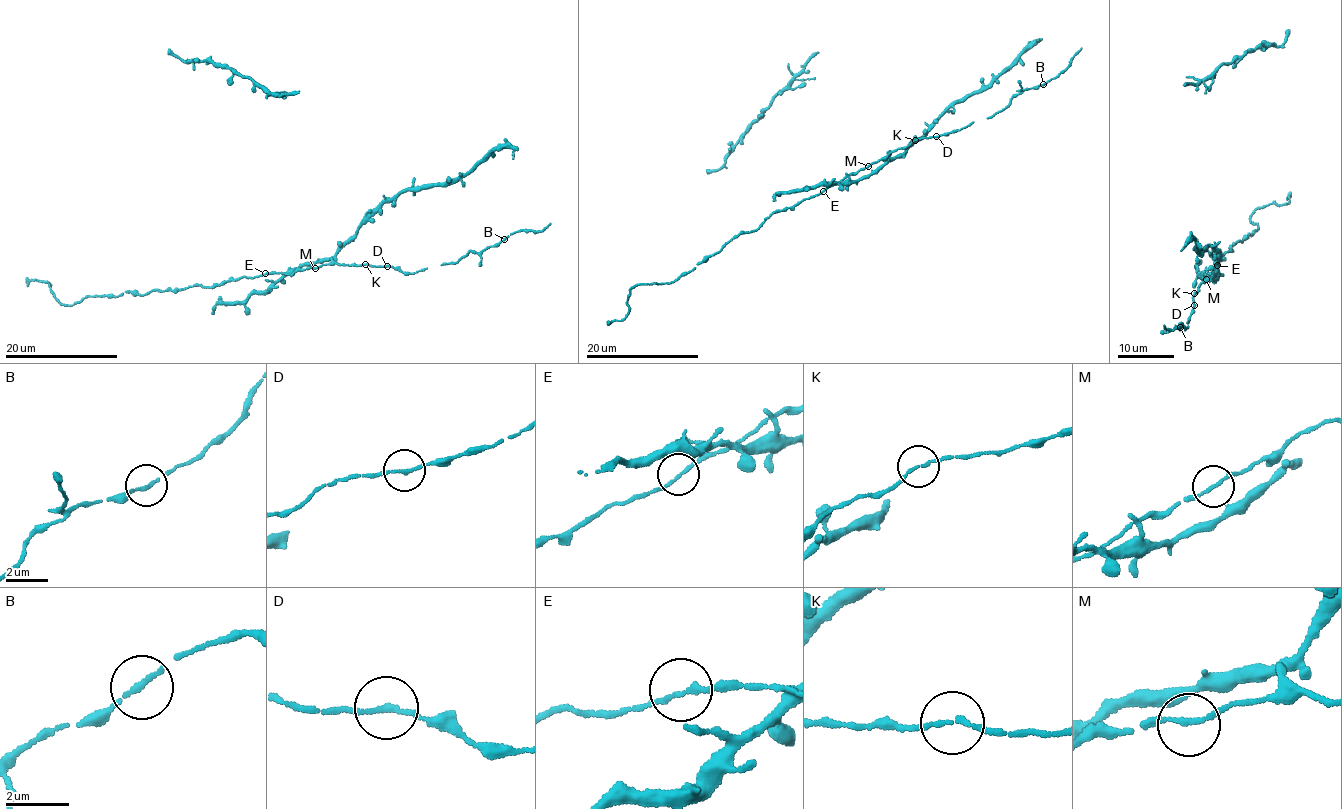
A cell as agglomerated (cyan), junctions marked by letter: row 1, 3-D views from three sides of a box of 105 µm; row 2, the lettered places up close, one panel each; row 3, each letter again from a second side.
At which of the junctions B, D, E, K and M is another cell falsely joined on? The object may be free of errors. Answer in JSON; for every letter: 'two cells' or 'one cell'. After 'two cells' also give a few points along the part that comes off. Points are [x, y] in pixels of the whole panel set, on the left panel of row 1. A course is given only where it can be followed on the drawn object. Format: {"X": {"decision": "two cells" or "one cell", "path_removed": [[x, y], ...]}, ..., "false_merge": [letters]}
{"B": {"decision": "one cell"}, "D": {"decision": "one cell"}, "E": {"decision": "one cell"}, "K": {"decision": "one cell"}, "M": {"decision": "one cell"}, "false_merge": []}

